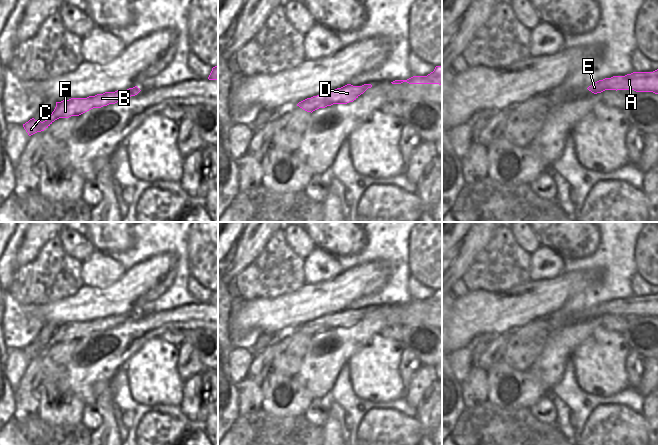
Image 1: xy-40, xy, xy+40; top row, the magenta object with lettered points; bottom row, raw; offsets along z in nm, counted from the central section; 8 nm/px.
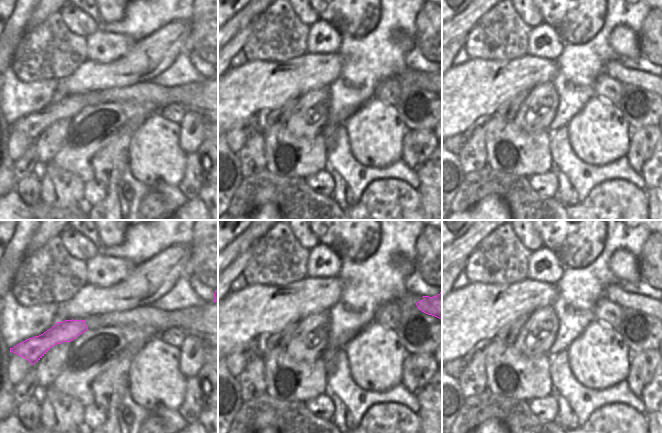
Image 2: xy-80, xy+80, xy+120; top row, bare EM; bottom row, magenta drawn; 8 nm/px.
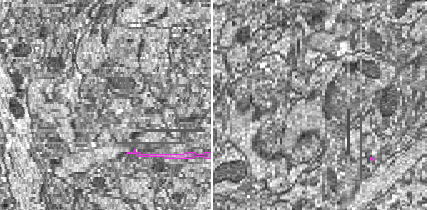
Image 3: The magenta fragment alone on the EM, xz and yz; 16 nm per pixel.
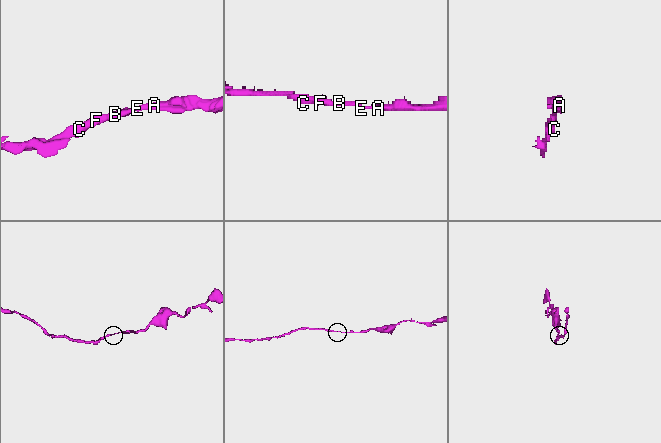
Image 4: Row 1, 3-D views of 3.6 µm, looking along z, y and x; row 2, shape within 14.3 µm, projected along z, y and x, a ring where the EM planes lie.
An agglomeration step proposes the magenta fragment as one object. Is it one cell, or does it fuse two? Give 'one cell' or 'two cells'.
one cell

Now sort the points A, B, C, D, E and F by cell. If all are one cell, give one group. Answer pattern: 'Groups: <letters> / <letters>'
Groups: A B C D E F

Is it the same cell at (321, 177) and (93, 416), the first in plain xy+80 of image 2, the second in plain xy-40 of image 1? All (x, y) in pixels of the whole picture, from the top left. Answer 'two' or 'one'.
one

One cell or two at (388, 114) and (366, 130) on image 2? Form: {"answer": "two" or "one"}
{"answer": "one"}

